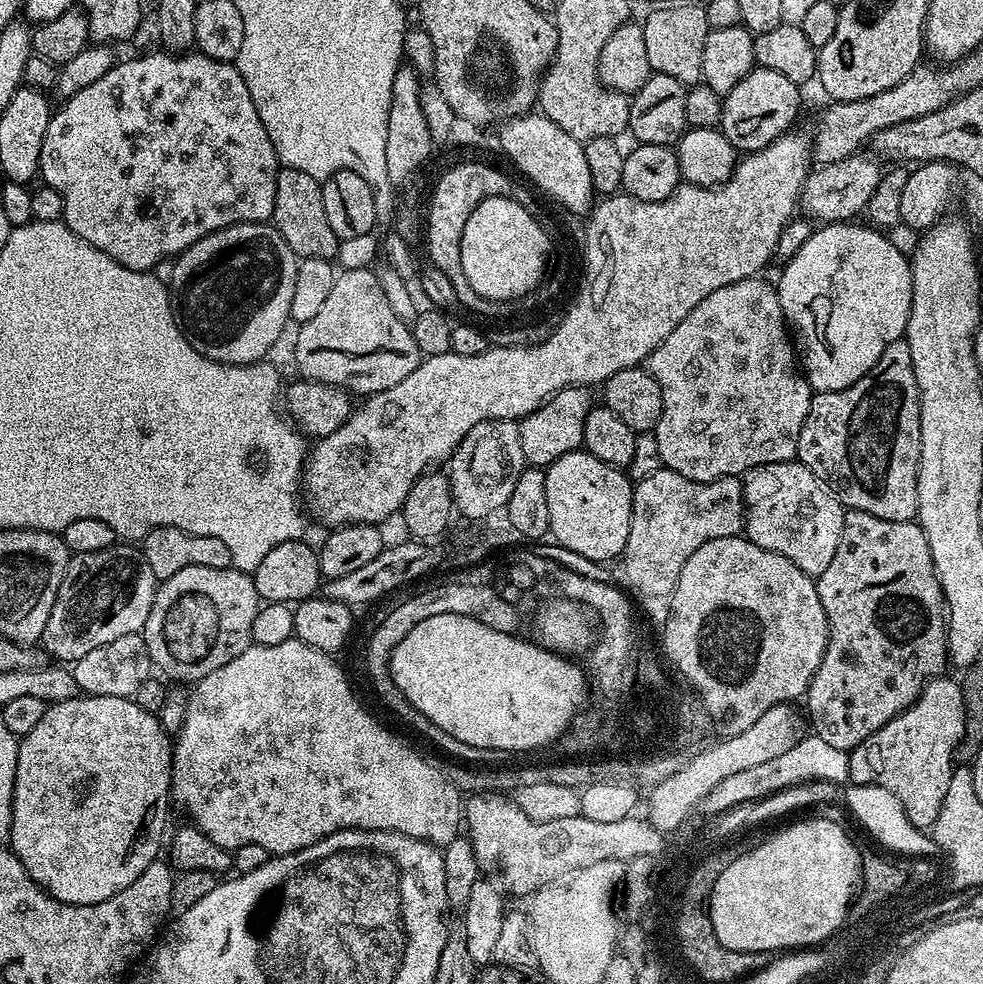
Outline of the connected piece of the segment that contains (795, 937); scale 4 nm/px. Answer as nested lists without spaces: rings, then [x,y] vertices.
[[[824,819],[800,820],[781,832],[773,831],[764,848],[752,850],[749,856],[742,854],[737,860],[729,859],[722,874],[718,874],[712,896],[708,899],[710,918],[716,919],[714,934],[718,934],[722,946],[730,950],[739,946],[788,950],[791,944],[804,944],[804,940],[831,932],[836,924],[840,924],[840,912],[844,912],[848,892],[852,892],[852,880],[856,880],[852,848],[857,841],[848,837],[845,828],[843,823],[835,824]]]

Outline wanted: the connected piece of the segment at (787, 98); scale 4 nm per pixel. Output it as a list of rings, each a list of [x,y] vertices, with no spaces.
[[[756,66],[751,72],[723,97],[724,109],[719,122],[719,129],[724,137],[741,153],[757,152],[770,142],[784,135],[793,127],[796,115],[800,112],[801,89],[790,78],[774,70]]]

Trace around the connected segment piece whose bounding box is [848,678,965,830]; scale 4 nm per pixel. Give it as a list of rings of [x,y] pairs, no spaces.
[[[933,678],[905,712],[870,734],[848,753],[849,781],[890,790],[906,810],[914,827],[931,829],[942,810],[954,769],[956,747],[965,739],[964,690],[959,683]]]

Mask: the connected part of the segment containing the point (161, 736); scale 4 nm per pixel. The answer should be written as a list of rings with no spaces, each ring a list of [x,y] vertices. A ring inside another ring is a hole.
[[[79,694],[68,701],[49,703],[44,709],[41,720],[34,725],[30,734],[19,737],[20,749],[16,763],[16,781],[12,795],[12,831],[10,833],[10,848],[16,857],[26,866],[30,878],[40,885],[48,895],[63,904],[97,904],[106,902],[106,898],[114,898],[146,866],[161,855],[160,839],[164,836],[164,823],[168,820],[168,804],[172,791],[172,750],[174,740],[170,733],[160,725],[157,713],[142,710],[135,699],[126,696],[90,696]]]

